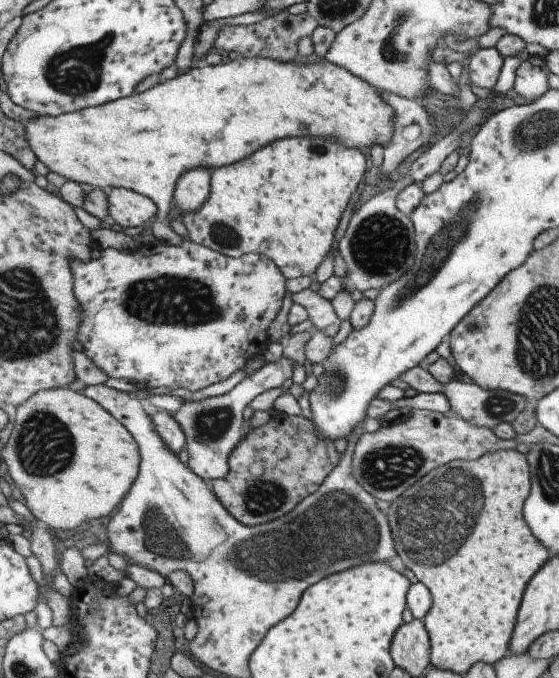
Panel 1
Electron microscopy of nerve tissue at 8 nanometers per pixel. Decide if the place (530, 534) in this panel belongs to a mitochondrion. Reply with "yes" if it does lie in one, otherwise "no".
no

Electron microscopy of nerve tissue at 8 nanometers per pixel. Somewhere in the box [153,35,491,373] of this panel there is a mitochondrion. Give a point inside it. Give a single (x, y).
(442, 248)

